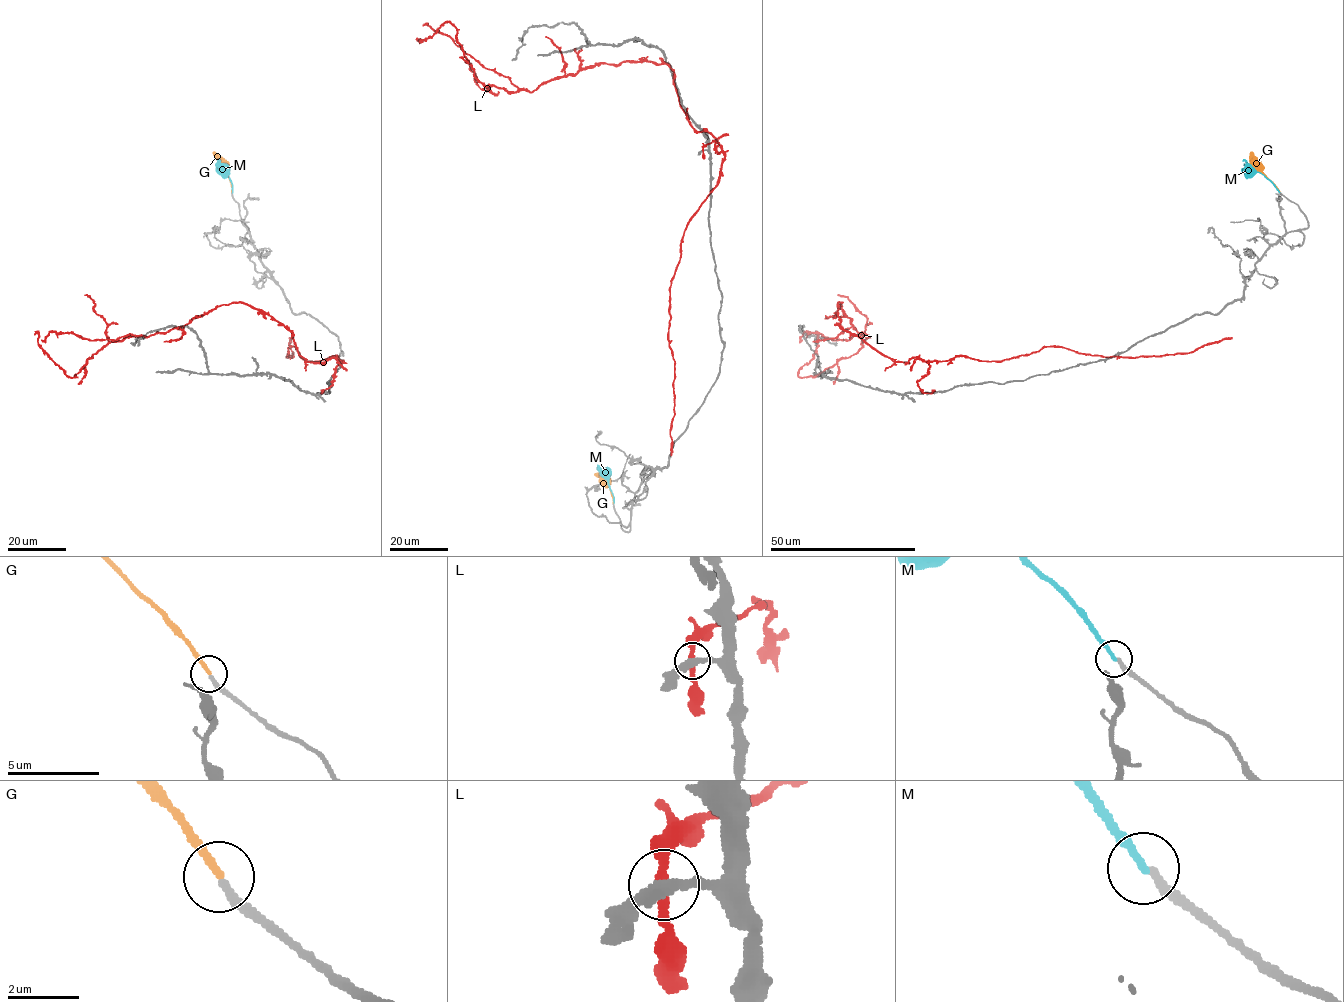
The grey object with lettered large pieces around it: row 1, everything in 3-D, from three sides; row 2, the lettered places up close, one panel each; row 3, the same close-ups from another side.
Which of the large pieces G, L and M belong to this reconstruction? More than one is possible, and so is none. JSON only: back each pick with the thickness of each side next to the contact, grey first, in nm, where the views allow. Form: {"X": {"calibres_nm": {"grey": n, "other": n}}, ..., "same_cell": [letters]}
{"G": {"calibres_nm": {"grey": 280, "other": 260}}, "same_cell": ["G"]}

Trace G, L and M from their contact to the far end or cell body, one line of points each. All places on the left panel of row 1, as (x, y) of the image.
G: (231, 192), (228, 167), (212, 152)
L: (321, 392), (340, 362), (307, 362), (293, 333), (240, 302), (109, 342), (75, 376), (34, 335)
M: (232, 192), (227, 170), (217, 159)

